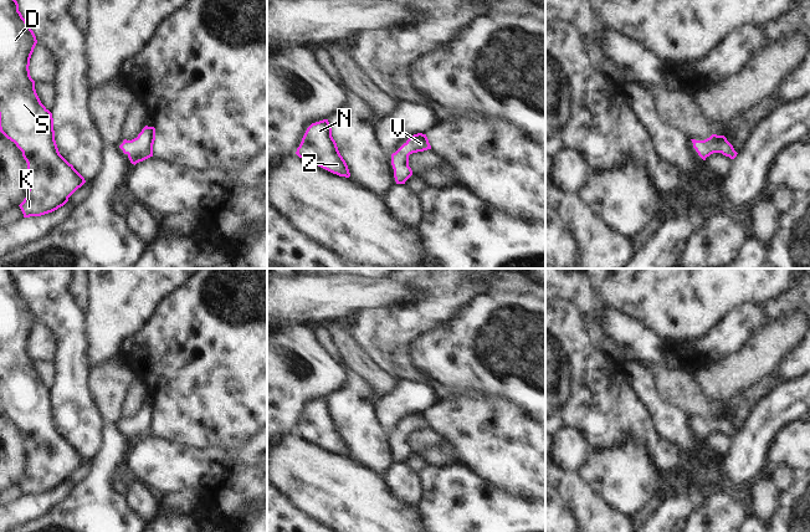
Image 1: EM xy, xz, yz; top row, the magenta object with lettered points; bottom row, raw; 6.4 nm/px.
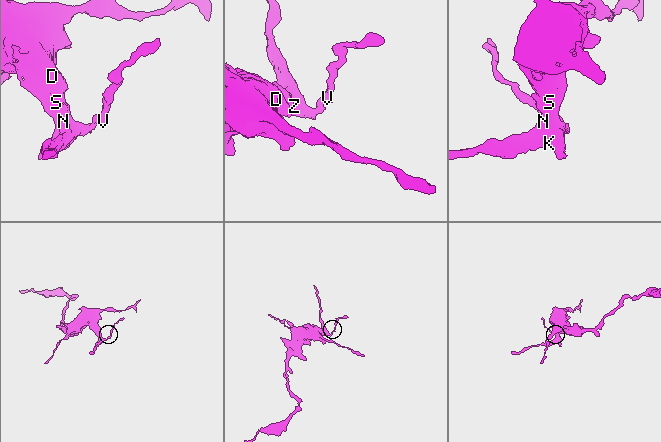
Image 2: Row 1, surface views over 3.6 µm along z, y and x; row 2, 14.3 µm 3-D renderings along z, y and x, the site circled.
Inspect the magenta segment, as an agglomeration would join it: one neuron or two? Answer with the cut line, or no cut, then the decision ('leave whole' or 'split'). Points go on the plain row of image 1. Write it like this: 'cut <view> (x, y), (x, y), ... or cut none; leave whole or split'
cut none; leave whole

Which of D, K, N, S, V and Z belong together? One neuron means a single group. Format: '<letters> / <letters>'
D K N S V Z

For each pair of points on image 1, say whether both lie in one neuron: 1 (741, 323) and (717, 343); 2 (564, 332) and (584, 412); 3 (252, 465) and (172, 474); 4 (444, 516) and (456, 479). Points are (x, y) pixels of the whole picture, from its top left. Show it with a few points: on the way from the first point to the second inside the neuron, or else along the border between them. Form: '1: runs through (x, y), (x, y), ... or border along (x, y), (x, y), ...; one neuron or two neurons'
1: runs through (734, 328), (723, 338); one neuron
2: runs through (568, 352), (572, 361), (573, 380), (584, 392); one neuron
3: runs through (232, 464), (215, 458), (204, 467), (191, 467); one neuron
4: runs through (452, 507), (456, 487); one neuron

